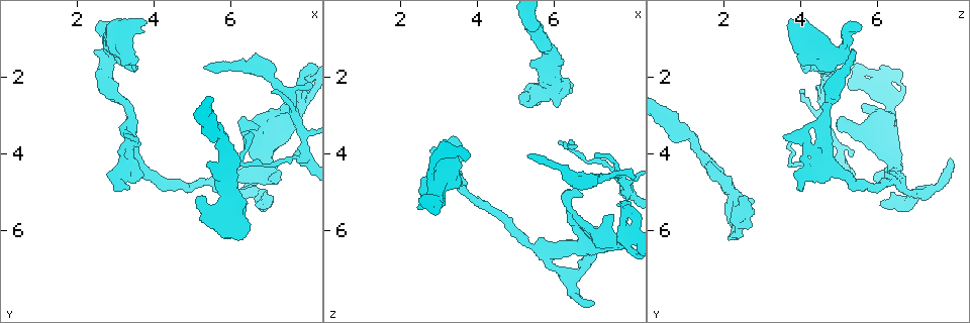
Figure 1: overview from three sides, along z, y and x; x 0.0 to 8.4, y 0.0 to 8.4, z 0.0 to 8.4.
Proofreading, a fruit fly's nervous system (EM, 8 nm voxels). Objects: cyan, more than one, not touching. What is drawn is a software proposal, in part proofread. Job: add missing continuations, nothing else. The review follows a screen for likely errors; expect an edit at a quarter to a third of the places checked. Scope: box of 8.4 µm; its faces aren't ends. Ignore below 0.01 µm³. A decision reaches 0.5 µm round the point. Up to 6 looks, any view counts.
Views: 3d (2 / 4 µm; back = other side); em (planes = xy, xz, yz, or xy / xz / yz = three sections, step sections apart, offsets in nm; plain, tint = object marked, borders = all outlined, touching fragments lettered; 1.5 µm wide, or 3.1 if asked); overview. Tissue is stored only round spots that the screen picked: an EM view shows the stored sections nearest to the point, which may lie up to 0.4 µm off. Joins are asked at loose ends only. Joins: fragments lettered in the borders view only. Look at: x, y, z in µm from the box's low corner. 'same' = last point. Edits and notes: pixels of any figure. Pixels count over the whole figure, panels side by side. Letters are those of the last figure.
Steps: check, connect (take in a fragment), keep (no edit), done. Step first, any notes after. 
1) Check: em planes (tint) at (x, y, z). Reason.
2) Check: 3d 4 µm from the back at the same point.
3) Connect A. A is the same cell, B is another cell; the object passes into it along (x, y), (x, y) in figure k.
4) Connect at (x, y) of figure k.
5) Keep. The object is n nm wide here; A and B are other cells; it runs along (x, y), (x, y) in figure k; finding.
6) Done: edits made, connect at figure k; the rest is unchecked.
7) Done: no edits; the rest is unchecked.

Check: em xz step 4 (tint) at (6.60, 5.30, 6.15). Branch stops here.

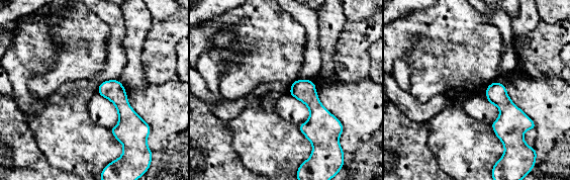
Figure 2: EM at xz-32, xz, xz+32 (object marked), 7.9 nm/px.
Check: em planes (borders) at the same point. Another direction.

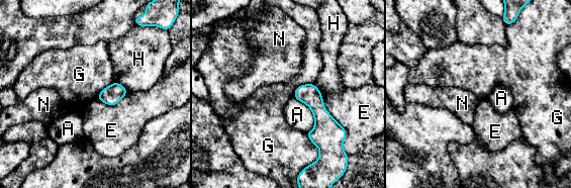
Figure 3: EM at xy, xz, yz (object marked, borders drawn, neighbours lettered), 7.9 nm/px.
Keep. A, E, G, H and N are other cells; a border runs along (313, 83), (300, 84), (293, 96) in figure 3; none of them fits.

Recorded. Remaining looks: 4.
Check: em planes (plain) at (3.35, 3.55, 3.55). Free end.

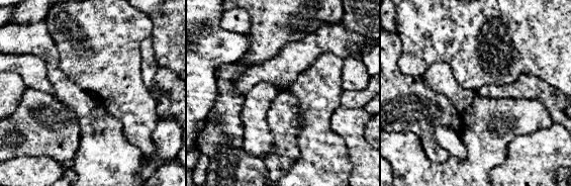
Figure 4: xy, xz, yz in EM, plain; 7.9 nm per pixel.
Check: em planes (tint) at the same point.

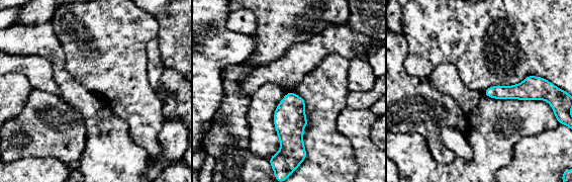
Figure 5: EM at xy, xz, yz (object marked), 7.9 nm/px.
Check: em planes (borders) at the same point.

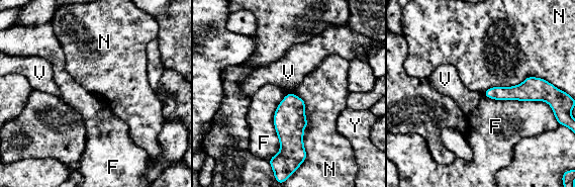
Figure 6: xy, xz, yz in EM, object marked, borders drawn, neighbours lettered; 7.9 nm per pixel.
Keep. The longest contact is with N, 550 nm; F, N, V and Y are other cells; none of them fits.

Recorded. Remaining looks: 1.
Done: no edits; the rest is unchecked.

